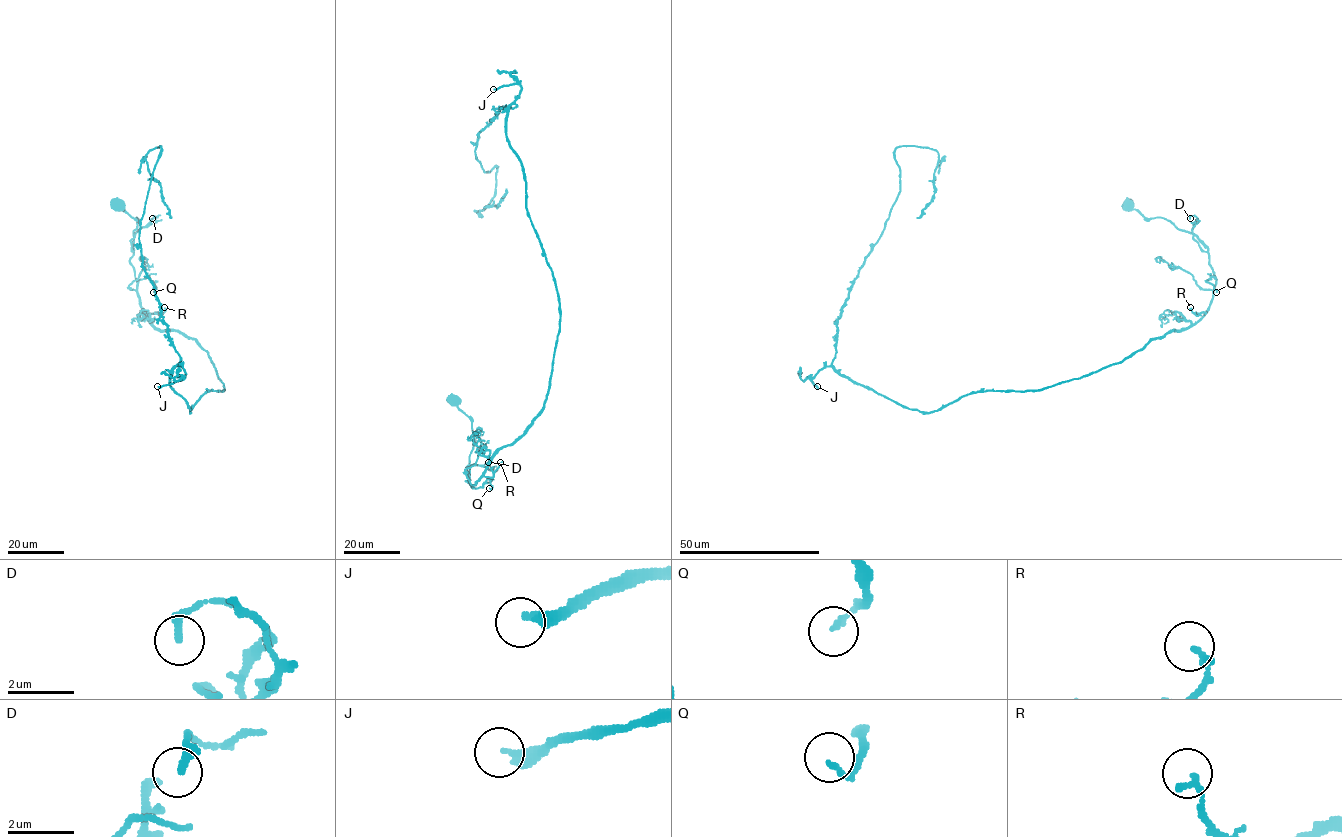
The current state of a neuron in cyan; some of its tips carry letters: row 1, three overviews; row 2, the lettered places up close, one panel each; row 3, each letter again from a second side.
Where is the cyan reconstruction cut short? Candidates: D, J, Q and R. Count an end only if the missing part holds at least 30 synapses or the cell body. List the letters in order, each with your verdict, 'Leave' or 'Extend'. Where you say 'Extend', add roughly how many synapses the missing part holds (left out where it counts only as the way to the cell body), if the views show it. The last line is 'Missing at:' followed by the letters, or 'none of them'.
D: Leave
J: Extend. Roughly 300 synapses
Q: Leave
R: Leave
Missing at: J

